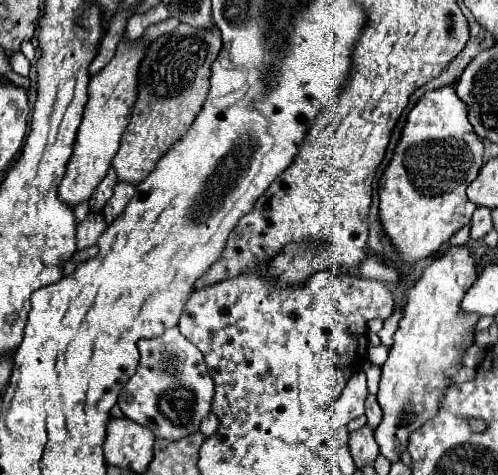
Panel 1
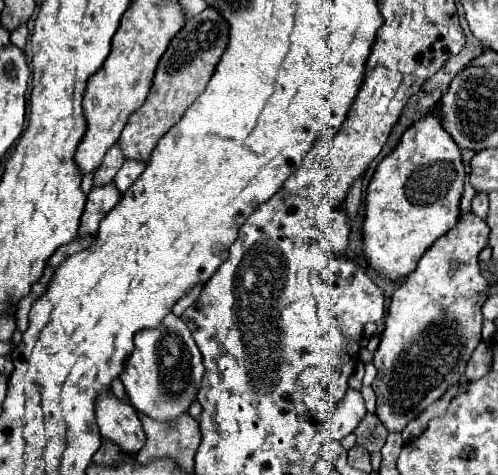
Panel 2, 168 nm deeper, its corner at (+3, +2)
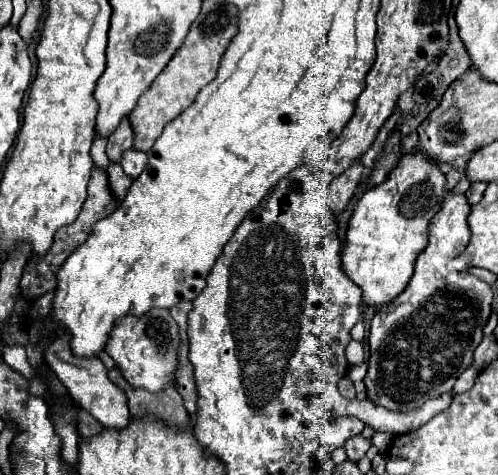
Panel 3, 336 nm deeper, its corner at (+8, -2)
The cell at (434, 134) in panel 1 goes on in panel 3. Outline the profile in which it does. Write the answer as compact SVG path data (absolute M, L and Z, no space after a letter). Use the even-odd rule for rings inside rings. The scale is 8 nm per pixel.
M420 150L402 154L386 180L372 186L358 200L348 224L346 246L342 250L344 272L362 288L366 306L392 302L412 278L414 262L428 244L428 226L440 212L446 198L446 176Z

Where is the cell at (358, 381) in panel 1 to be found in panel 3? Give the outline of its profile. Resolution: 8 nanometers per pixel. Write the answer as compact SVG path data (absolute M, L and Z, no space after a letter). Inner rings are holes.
M340 416L340 418L334 418L332 422L328 422L324 428L322 428L322 434L320 434L320 444L332 452L336 448L340 448L346 438L350 436L356 436L364 430L364 424L358 420L358 418L346 418L346 416Z

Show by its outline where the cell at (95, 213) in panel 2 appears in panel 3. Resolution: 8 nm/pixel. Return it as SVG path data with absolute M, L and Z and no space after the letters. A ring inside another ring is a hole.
M110 164L106 172L108 172L108 186L110 186L110 192L112 192L114 200L120 202L120 200L126 196L126 190L130 188L132 180L122 174L120 164Z

